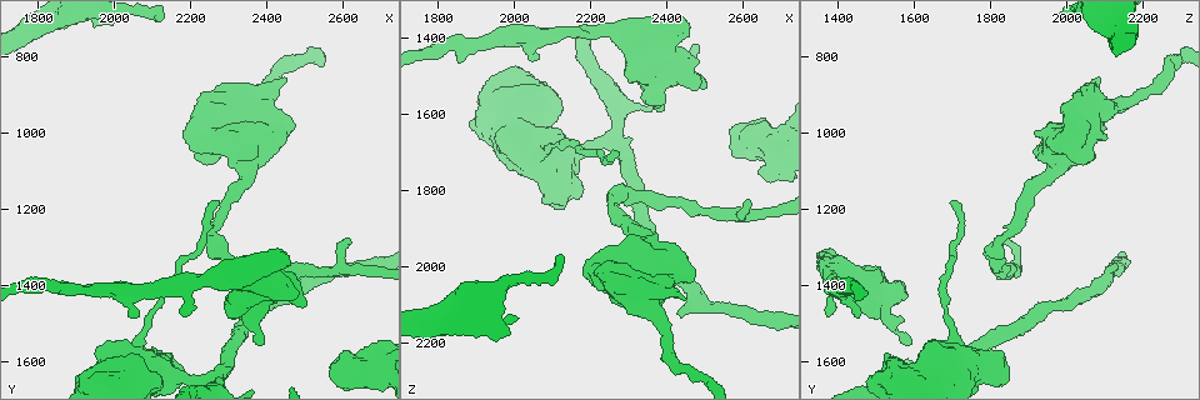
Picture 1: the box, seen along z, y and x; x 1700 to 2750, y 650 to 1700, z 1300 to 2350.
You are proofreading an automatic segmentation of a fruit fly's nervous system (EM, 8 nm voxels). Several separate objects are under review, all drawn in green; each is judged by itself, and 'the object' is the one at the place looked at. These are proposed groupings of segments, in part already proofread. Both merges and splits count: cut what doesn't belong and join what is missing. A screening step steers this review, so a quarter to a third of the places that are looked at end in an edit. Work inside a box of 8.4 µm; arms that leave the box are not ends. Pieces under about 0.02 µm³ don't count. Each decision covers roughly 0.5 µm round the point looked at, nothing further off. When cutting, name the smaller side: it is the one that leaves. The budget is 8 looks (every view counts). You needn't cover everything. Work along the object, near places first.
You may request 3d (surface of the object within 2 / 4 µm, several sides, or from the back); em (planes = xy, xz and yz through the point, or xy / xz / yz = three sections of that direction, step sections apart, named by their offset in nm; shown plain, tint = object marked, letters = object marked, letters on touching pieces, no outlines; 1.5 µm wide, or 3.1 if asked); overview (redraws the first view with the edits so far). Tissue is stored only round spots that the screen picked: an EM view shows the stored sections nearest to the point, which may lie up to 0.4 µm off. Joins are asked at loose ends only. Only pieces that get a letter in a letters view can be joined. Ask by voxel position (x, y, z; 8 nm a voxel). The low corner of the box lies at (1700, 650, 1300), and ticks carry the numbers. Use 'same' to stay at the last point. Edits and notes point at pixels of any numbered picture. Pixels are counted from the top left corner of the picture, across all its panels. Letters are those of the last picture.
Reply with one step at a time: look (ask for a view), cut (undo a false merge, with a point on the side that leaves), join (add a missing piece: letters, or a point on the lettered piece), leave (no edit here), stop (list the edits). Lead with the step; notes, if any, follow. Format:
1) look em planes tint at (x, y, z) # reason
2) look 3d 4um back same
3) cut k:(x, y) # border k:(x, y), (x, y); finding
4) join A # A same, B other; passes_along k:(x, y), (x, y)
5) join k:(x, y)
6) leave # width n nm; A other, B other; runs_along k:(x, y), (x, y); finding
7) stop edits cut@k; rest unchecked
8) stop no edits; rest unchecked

look 3d 2um at (2425, 1345, 2125) # free end

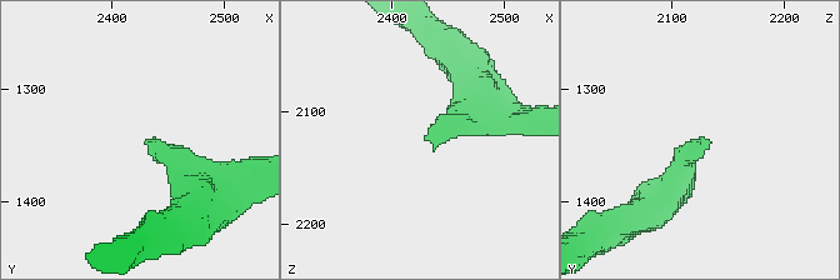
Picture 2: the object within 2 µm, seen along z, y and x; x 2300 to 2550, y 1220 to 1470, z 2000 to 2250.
look em xz step 4 letters at (2430, 1348, 2124) # shape alone is not enough

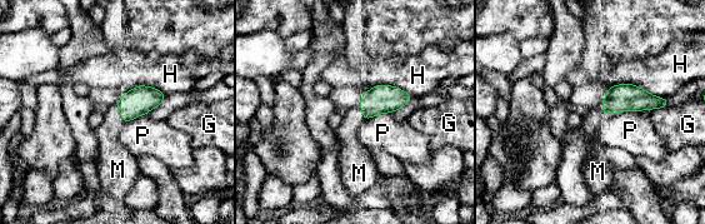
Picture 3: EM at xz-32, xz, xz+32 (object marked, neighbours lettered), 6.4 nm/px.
join M # G other, H other, M same, P other; the cell continues

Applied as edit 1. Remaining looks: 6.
look overview

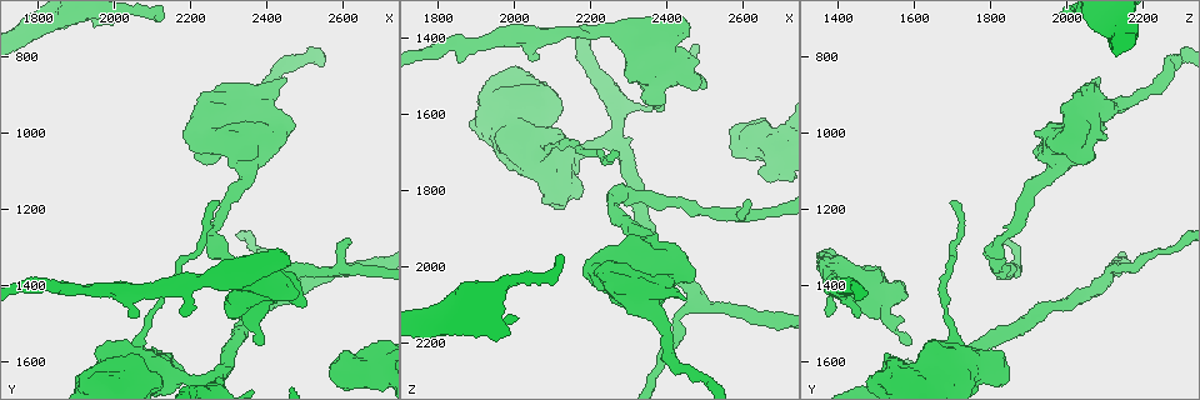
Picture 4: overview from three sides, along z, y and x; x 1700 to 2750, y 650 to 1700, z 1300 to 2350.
look em planes letters at (2460, 1340, 1365) # branch stops here

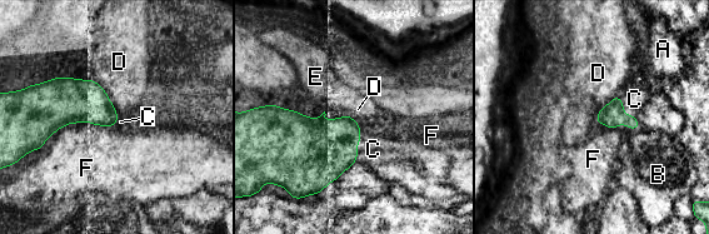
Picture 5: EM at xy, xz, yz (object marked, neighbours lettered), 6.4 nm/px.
join C # A other, B other, C same, D other, E other, F other; passes_along 5:(605, 115), (625, 115), (634, 99); the cell continues

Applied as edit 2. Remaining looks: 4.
look em xz step 8 tint at (2385, 1545, 1590) # an open end

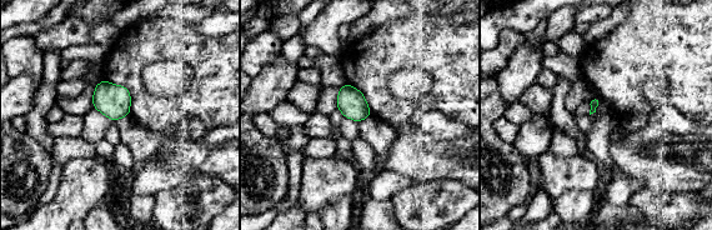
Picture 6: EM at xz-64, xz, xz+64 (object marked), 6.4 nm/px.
look em xy step 8 letters same

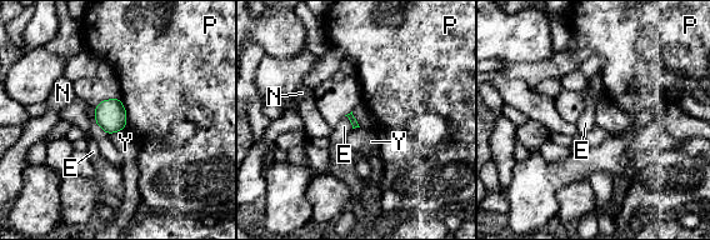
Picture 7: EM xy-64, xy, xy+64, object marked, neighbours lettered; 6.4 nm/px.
leave # E other, N other, P other, Y other; border 7:(345, 115), (353, 128); none of them fits

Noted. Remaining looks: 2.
stop edits join@3, join@5; rest unchecked

